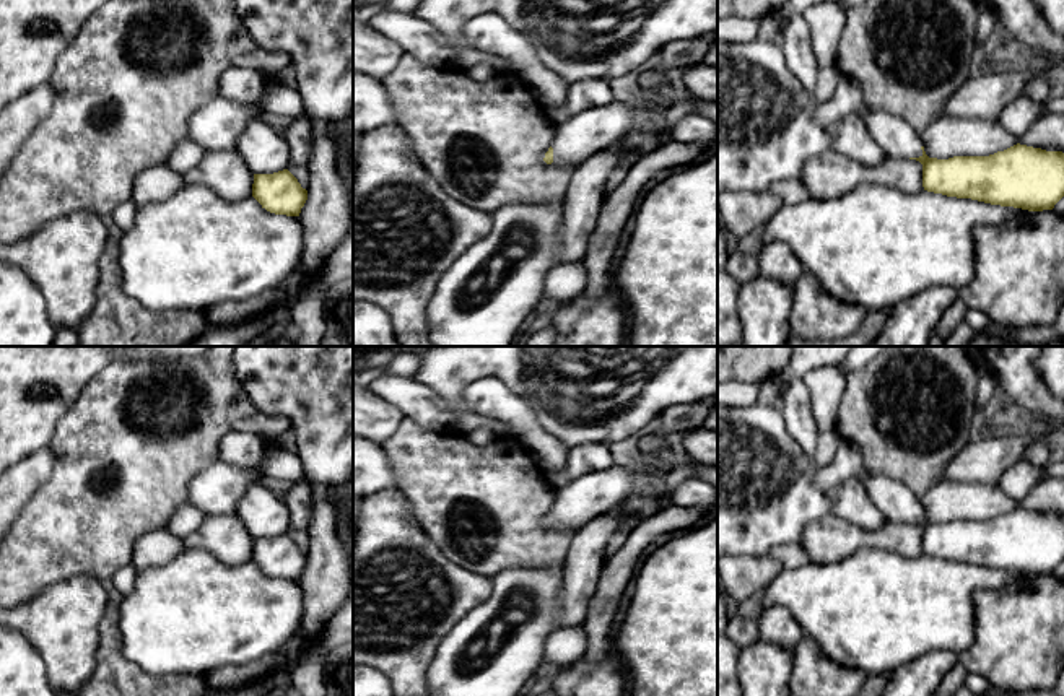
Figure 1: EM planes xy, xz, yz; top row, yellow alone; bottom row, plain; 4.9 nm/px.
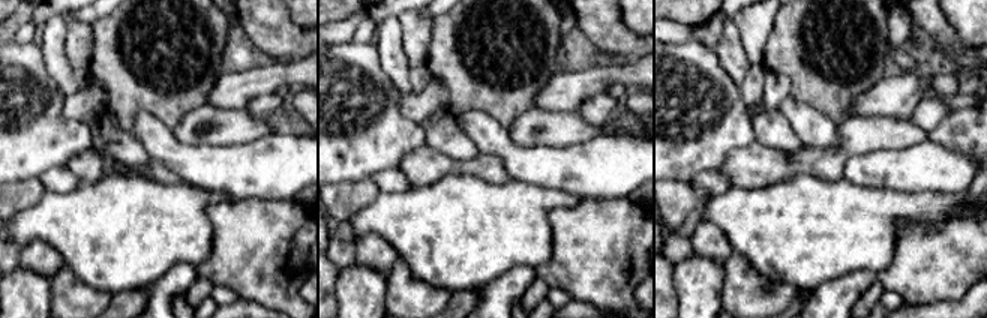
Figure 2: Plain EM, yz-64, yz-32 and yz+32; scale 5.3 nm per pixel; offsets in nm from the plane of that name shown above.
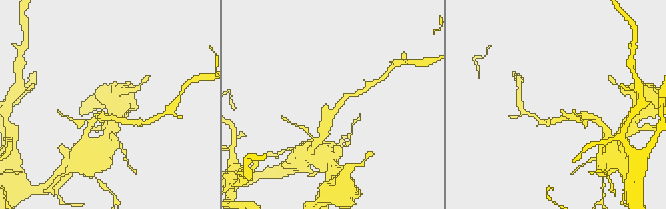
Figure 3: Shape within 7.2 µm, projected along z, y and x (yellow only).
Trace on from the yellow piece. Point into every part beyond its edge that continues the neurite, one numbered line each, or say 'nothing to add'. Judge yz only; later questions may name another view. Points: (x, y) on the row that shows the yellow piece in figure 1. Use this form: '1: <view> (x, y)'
1: yz (892, 134)

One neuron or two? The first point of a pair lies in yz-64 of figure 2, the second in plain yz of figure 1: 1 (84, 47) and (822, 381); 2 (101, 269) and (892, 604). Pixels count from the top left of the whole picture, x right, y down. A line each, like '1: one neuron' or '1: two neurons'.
1: one neuron
2: one neuron

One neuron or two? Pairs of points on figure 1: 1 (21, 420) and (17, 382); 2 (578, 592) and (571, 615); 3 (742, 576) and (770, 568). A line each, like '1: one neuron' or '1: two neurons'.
1: one neuron
2: one neuron
3: one neuron

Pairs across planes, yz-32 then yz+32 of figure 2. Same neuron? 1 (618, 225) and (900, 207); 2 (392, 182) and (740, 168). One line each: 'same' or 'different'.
1: different
2: different

